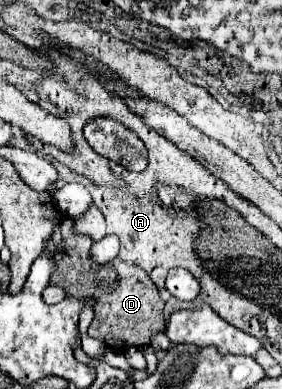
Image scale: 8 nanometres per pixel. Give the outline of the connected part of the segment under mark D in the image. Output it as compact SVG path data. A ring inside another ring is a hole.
M66 217L62 221L62 235L64 243L54 245L52 239L46 243L46 249L52 253L52 259L56 261L56 273L52 275L50 285L60 285L68 297L78 299L94 299L94 321L88 329L90 337L104 341L108 347L144 347L150 343L150 337L154 333L164 331L164 301L158 295L156 285L150 281L148 273L140 269L138 265L124 263L122 259L114 259L110 263L94 263L88 255L88 249L92 247L90 237L76 235L72 231L72 219ZM72 251L80 251L78 255L78 267L68 261L68 267L64 267L64 259L70 257Z

